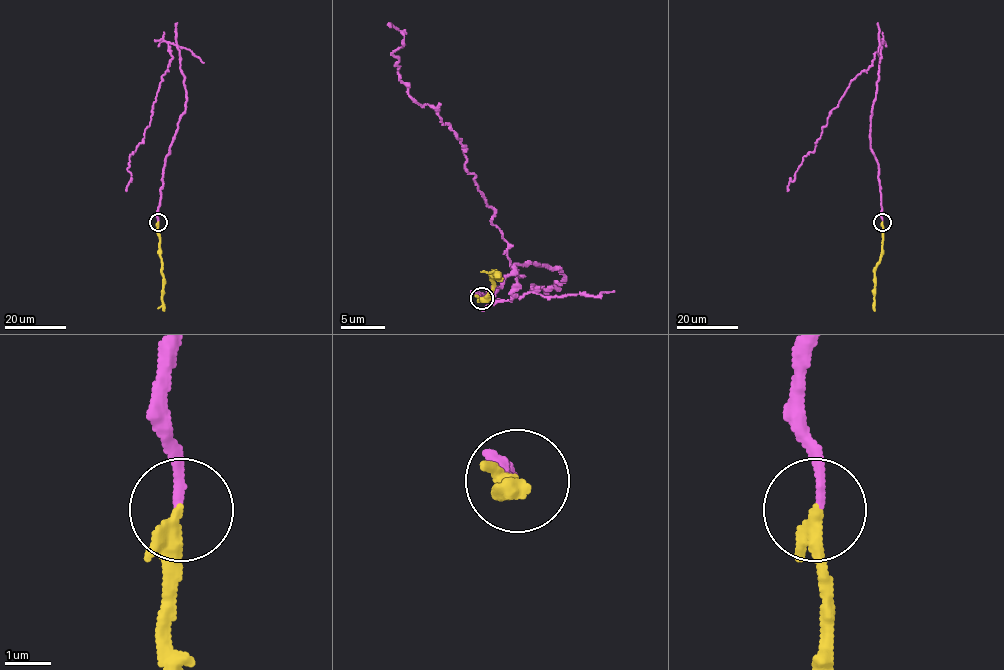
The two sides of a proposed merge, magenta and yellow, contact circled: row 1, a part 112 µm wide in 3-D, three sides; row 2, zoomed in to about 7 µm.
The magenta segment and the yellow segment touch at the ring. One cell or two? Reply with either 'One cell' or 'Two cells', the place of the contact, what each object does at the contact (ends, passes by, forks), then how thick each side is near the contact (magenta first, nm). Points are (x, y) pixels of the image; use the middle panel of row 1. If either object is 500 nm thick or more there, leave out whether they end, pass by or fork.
Two cells. Place: (482, 298). At the ring magenta ends. At the ring yellow passes by. Thickness 190 nm (magenta) against 240 nm

